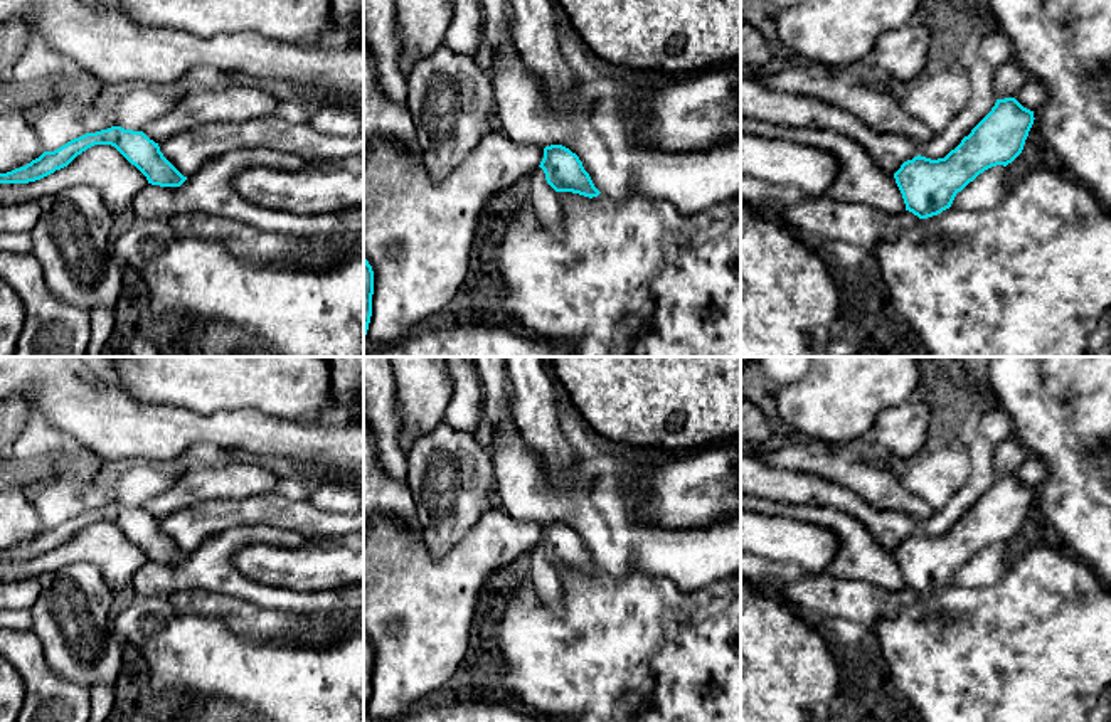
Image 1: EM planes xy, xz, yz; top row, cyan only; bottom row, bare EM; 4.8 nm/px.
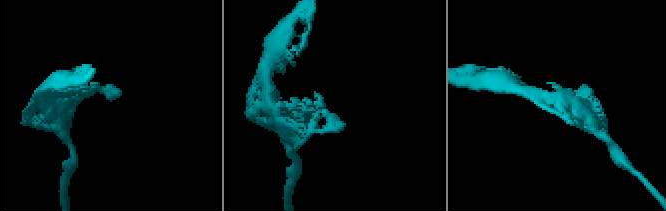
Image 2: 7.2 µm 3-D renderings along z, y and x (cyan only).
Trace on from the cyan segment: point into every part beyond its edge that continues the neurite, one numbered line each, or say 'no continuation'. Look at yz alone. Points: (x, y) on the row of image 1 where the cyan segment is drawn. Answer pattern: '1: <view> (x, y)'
no continuation

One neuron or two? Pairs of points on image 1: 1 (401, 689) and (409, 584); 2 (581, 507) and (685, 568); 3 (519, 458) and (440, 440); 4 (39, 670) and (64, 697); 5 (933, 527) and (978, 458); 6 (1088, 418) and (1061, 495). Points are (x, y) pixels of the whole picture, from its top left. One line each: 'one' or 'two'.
1: one
2: one
3: two
4: one
5: one
6: one

